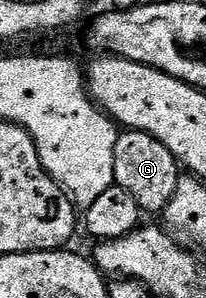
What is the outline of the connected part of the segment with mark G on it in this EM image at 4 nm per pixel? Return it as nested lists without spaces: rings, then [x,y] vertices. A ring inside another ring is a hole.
[[[124,129],[115,139],[115,151],[113,152],[113,172],[115,173],[115,185],[125,188],[133,200],[148,215],[166,211],[167,205],[173,200],[177,192],[177,184],[181,177],[179,162],[153,136],[149,136],[140,130]]]

